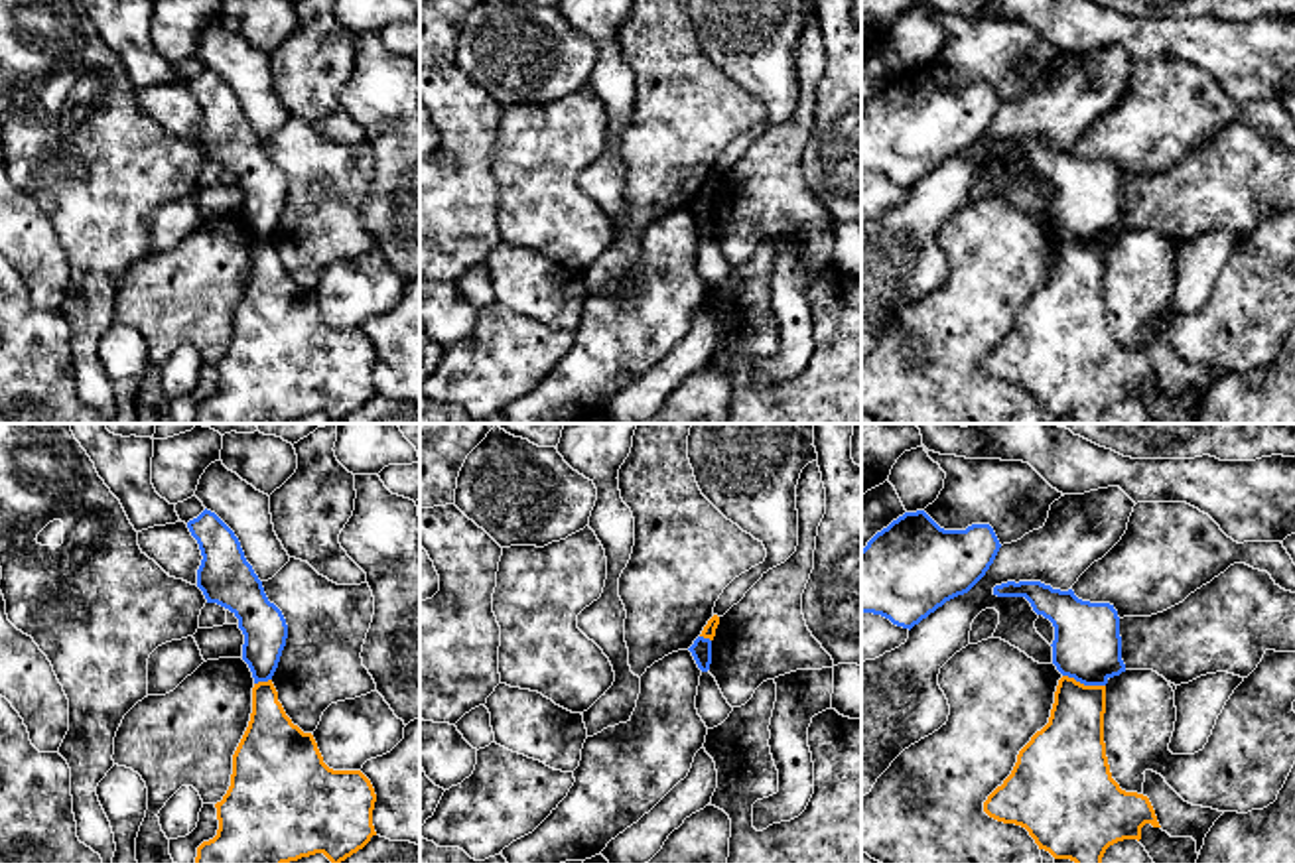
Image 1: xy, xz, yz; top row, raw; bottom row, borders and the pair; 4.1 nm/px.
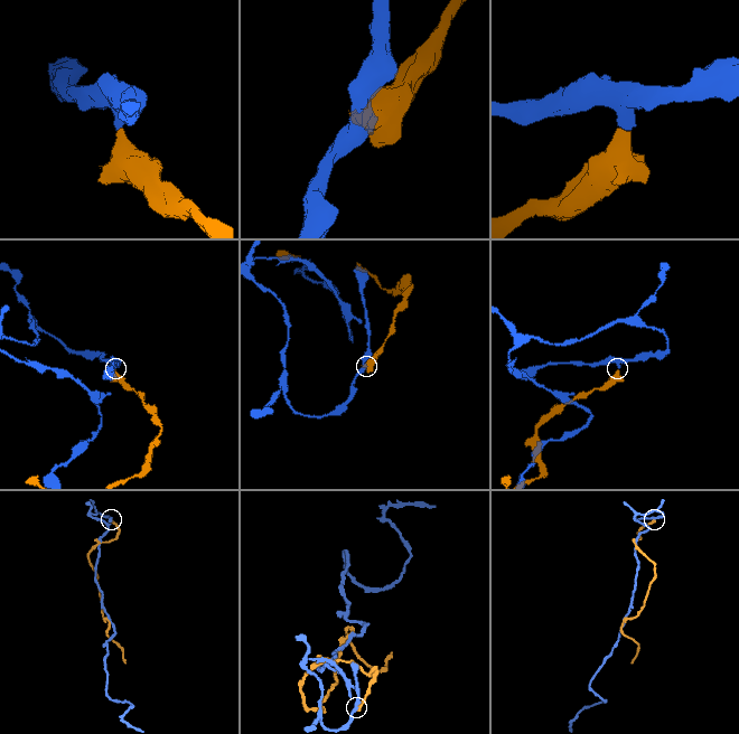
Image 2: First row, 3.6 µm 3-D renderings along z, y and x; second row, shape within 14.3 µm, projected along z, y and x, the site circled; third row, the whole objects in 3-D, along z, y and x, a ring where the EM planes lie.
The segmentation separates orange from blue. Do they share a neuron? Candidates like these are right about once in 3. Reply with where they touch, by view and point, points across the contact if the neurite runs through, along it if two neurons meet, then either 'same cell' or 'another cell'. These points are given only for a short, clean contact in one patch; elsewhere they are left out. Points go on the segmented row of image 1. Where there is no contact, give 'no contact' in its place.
yz (1083, 684) | along yz (1063, 674), (1085, 684), (1104, 686) | another cell

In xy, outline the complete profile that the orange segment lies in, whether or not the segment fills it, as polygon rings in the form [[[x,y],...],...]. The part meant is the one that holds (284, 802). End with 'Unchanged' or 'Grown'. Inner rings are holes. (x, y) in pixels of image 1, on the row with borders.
[[[272,680],[258,682],[248,727],[233,755],[231,786],[215,804],[217,835],[197,847],[195,863],[290,863],[315,853],[341,863],[376,835],[375,802],[371,780],[361,770],[329,768],[313,735],[286,715]]]. Unchanged

